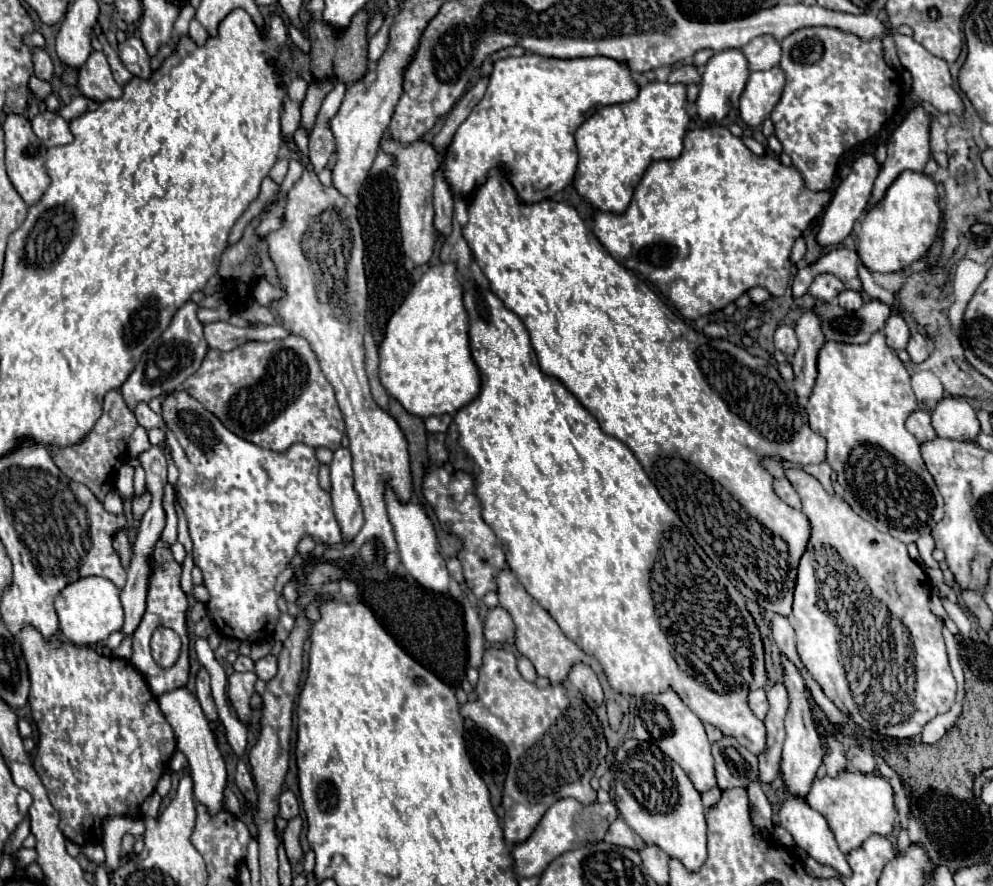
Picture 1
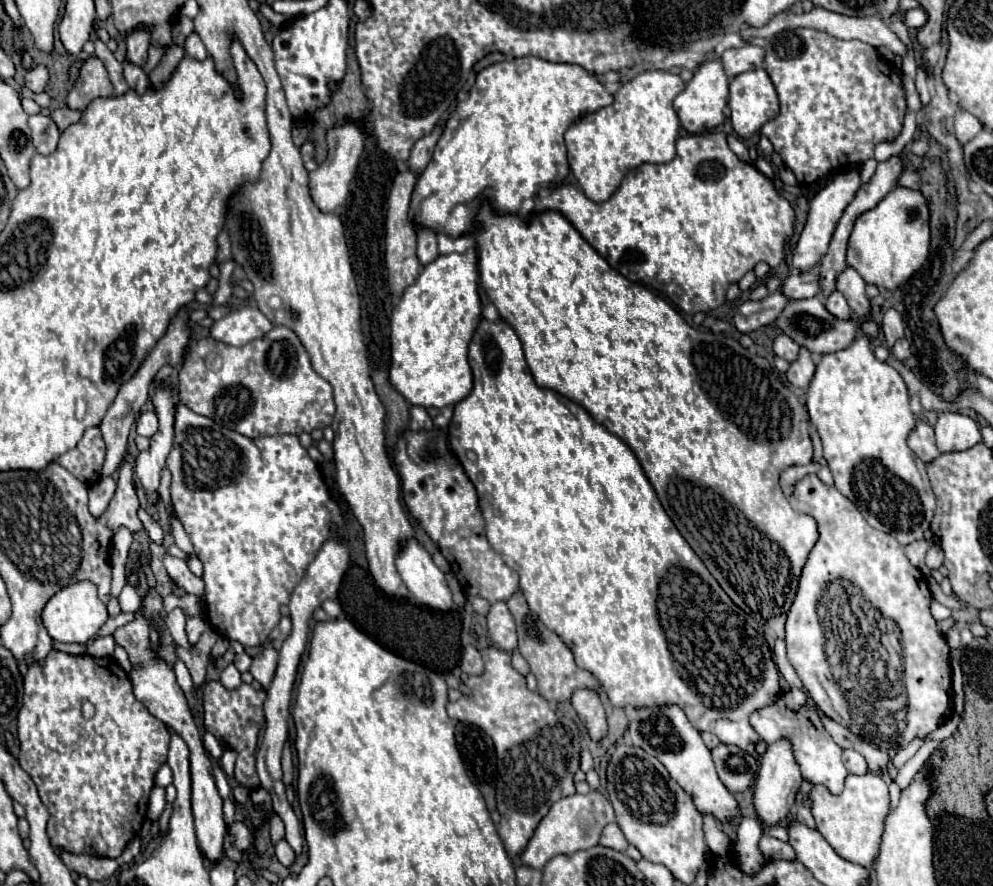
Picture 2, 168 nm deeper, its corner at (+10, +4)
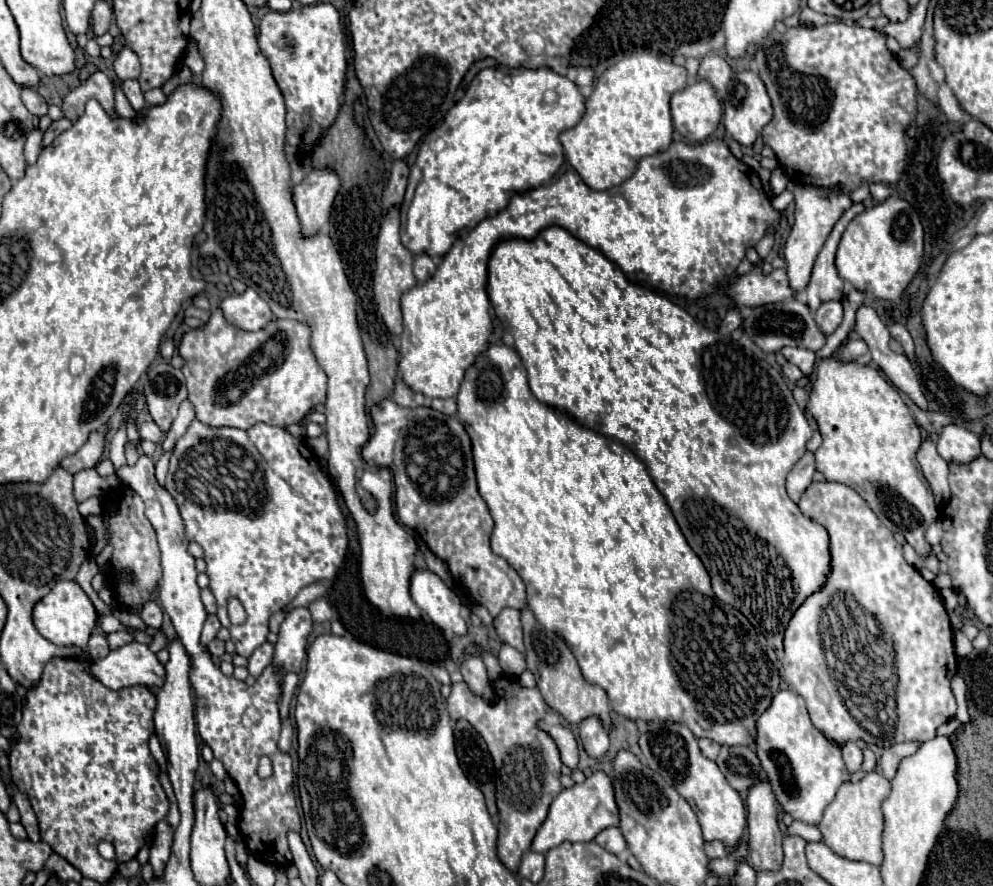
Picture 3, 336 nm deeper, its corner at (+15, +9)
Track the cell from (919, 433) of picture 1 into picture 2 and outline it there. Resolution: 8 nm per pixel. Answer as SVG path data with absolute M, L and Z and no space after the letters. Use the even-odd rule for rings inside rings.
M918 421L916 429L912 431L910 439L908 439L908 447L924 461L930 463L936 457L940 457L942 453L938 451L936 443L934 443L934 429L926 423L926 421Z

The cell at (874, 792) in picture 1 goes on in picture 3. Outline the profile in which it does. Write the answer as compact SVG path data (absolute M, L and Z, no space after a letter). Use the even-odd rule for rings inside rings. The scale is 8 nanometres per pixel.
M867 772L857 782L843 782L837 790L835 800L825 808L825 814L819 822L819 832L823 834L823 842L839 856L849 860L861 860L869 864L881 864L881 832L883 832L883 814L881 804L889 796L889 780L881 774Z

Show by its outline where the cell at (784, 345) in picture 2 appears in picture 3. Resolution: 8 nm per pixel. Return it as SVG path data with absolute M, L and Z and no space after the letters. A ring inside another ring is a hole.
M785 346L779 350L791 364L799 366L801 372L807 376L813 372L813 364L815 364L815 352L807 350L807 348L791 348L791 346Z

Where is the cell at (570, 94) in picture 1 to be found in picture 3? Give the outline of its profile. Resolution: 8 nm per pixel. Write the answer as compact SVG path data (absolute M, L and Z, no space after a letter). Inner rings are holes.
M509 66L483 68L469 84L465 96L445 114L441 126L431 130L419 146L401 206L407 218L405 234L401 234L403 244L413 254L429 252L429 256L443 256L461 232L473 230L483 218L505 210L513 194L537 188L553 178L563 164L559 134L581 120L585 102L587 98L579 92L579 86L549 66L535 70Z

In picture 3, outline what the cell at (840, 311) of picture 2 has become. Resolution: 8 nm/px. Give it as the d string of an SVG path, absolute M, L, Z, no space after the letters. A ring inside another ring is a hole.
M839 300L823 302L815 312L815 320L825 334L831 334L841 324L841 318L843 318L843 304Z

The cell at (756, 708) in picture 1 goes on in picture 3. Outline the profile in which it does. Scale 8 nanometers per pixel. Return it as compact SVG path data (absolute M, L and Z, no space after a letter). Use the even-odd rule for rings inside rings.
M779 690L771 706L757 718L757 756L777 792L779 806L795 820L819 824L823 810L835 798L837 788L851 778L843 764L841 748L813 726L805 700L793 690Z

